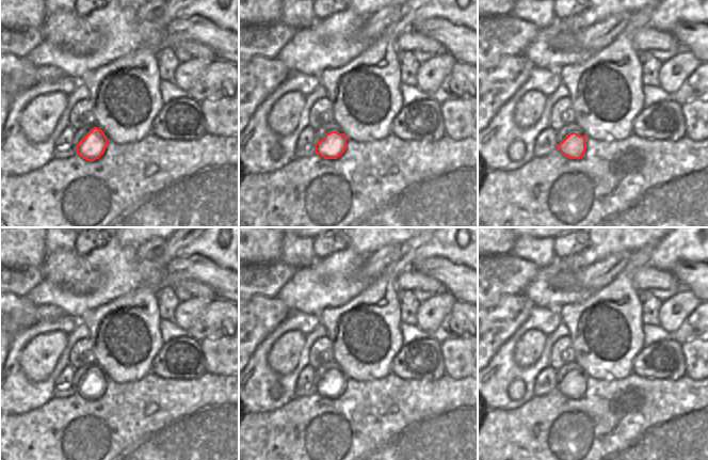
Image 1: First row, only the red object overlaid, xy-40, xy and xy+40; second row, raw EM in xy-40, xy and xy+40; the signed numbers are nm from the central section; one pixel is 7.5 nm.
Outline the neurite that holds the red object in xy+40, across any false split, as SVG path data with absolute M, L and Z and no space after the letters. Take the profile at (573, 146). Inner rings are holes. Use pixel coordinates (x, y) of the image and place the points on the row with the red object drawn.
M576 123L556 131L556 148L569 159L580 159L585 152L585 134Z

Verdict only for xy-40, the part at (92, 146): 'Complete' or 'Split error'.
Split error.

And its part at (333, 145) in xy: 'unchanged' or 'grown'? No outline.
grown

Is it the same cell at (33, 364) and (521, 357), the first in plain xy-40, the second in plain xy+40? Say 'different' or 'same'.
same

